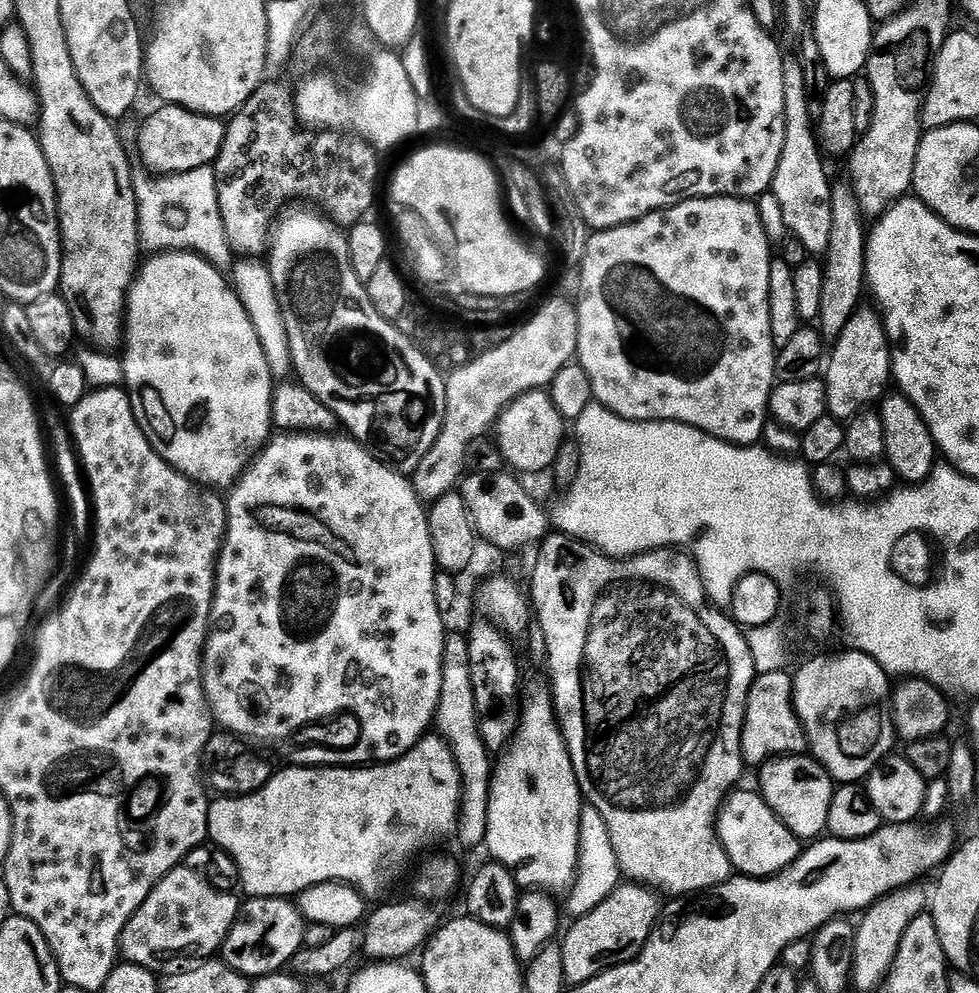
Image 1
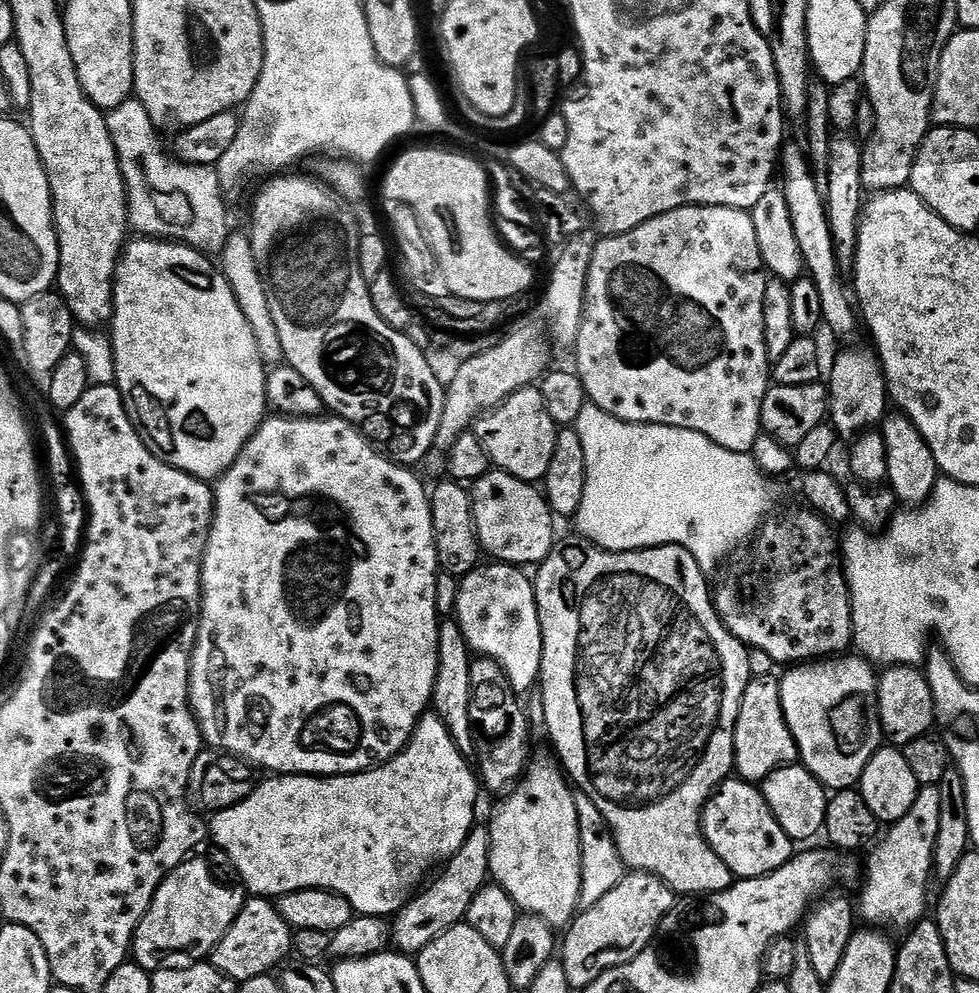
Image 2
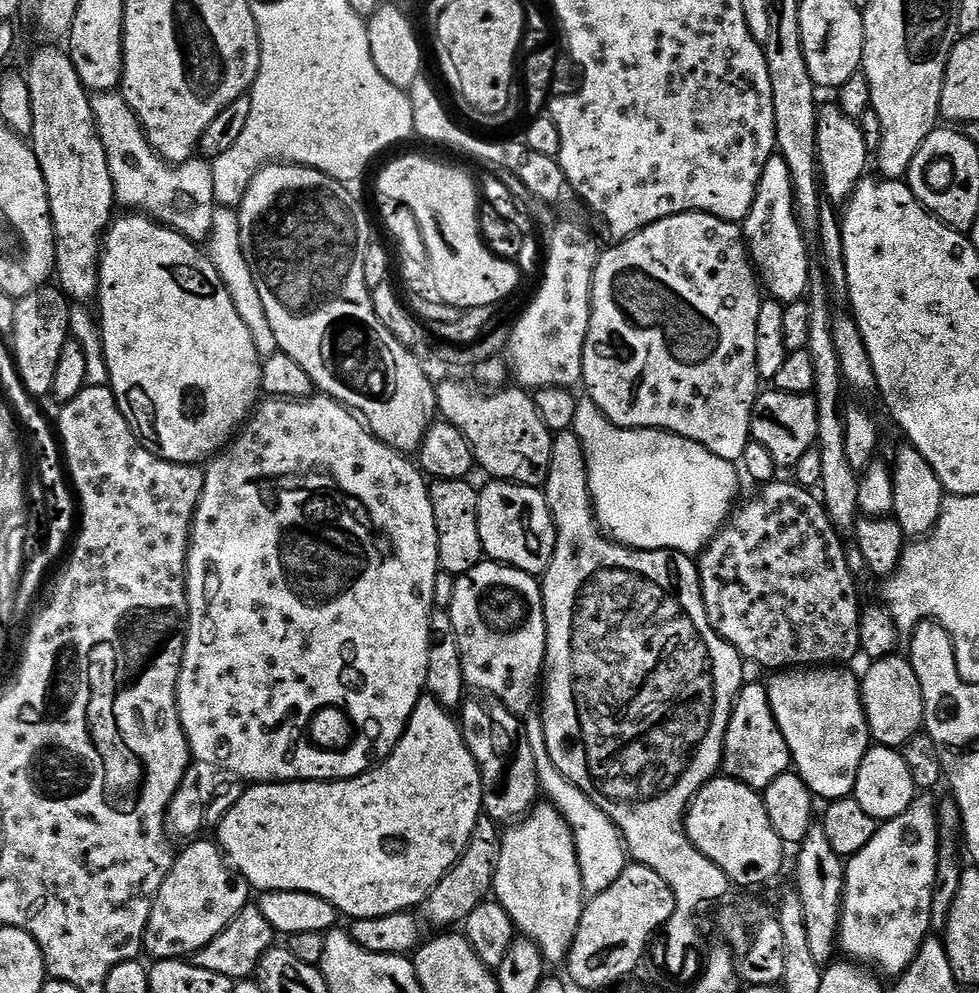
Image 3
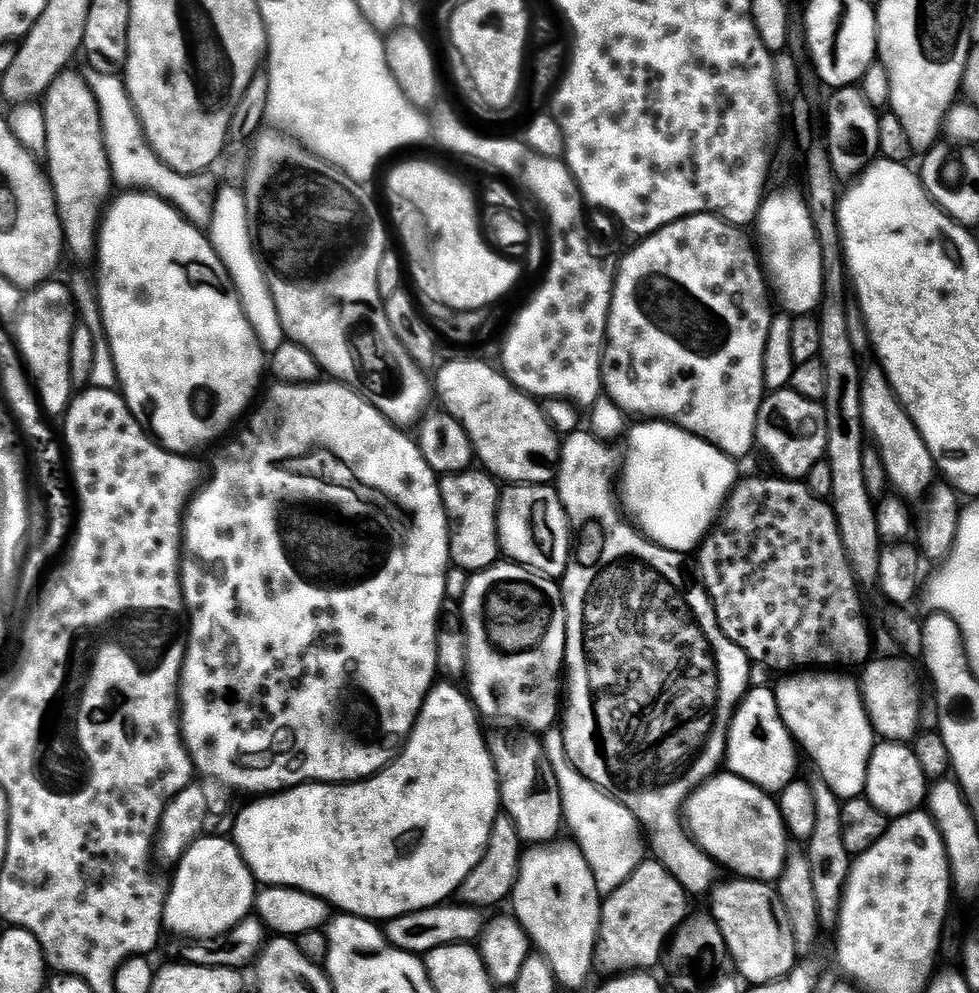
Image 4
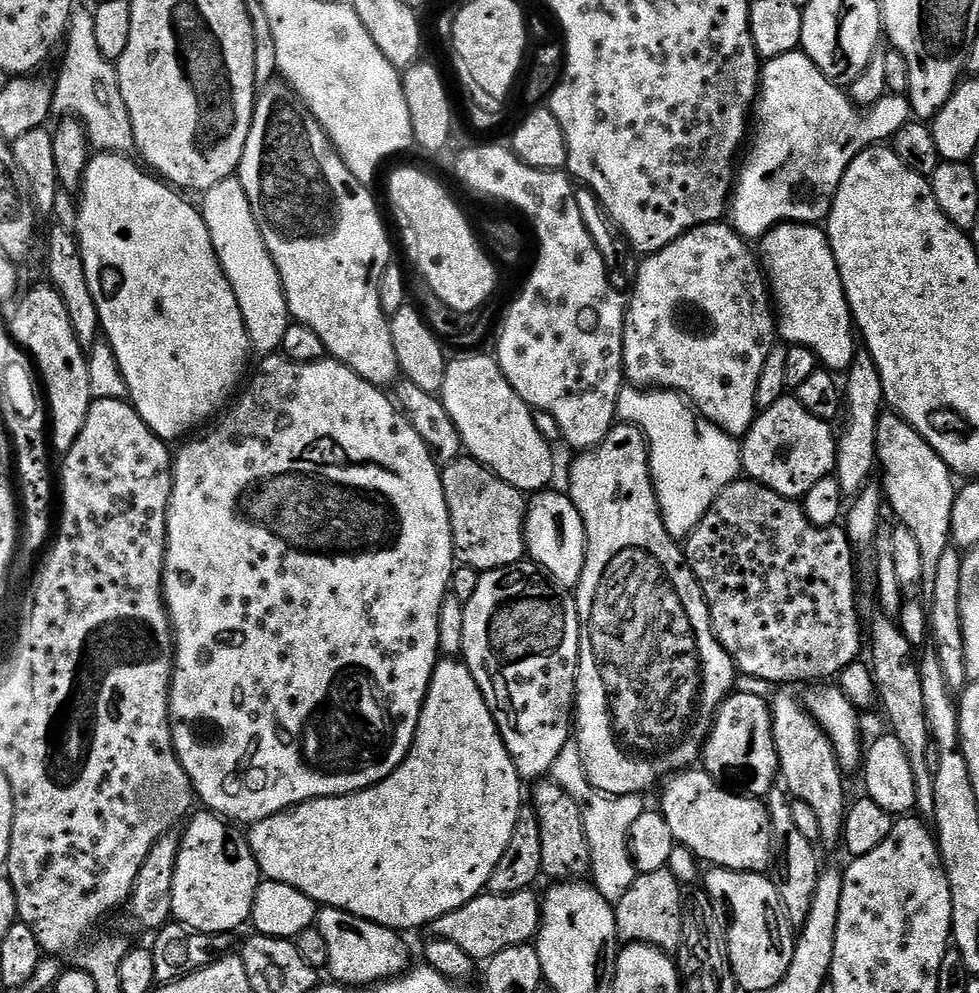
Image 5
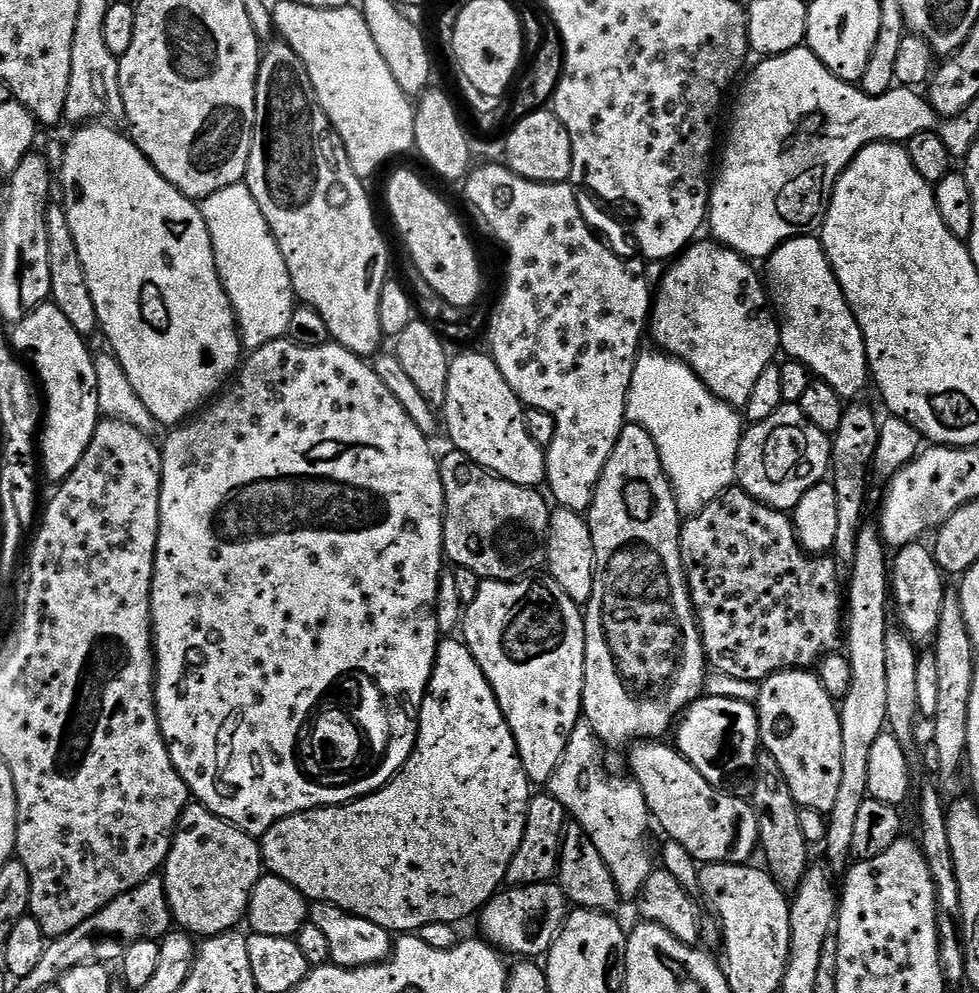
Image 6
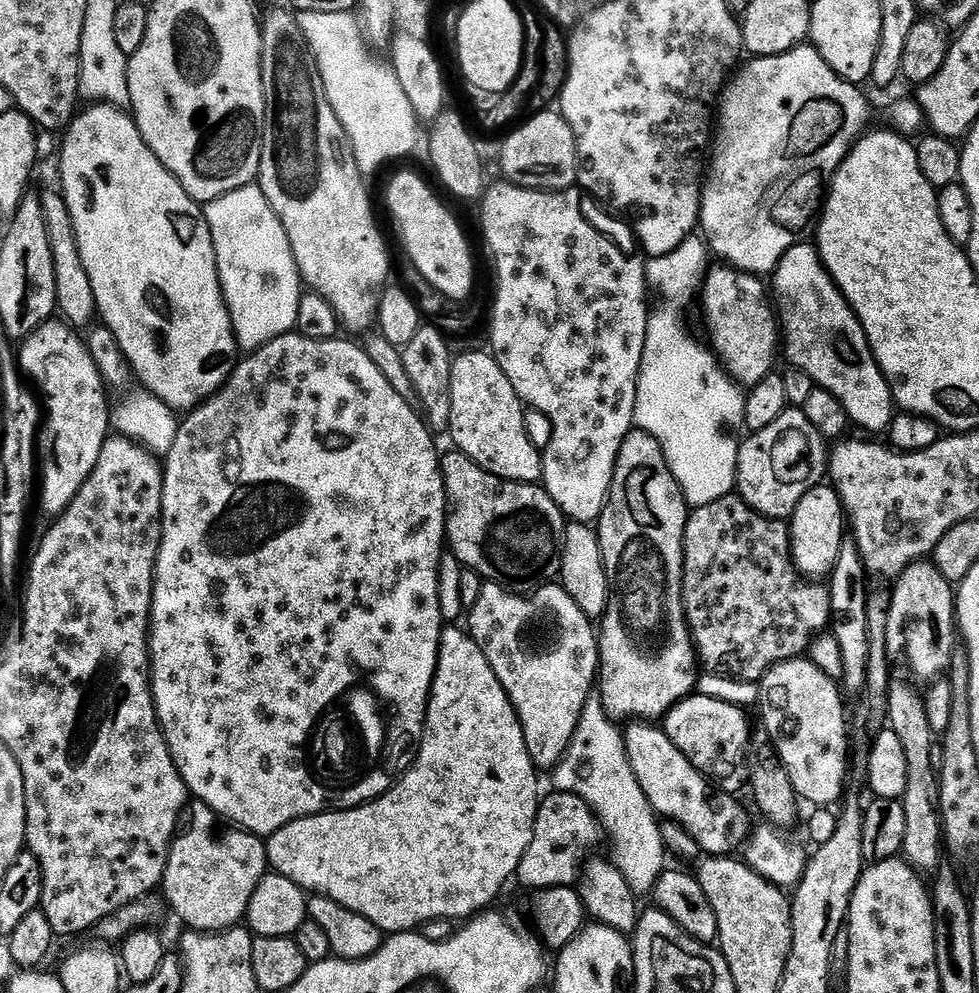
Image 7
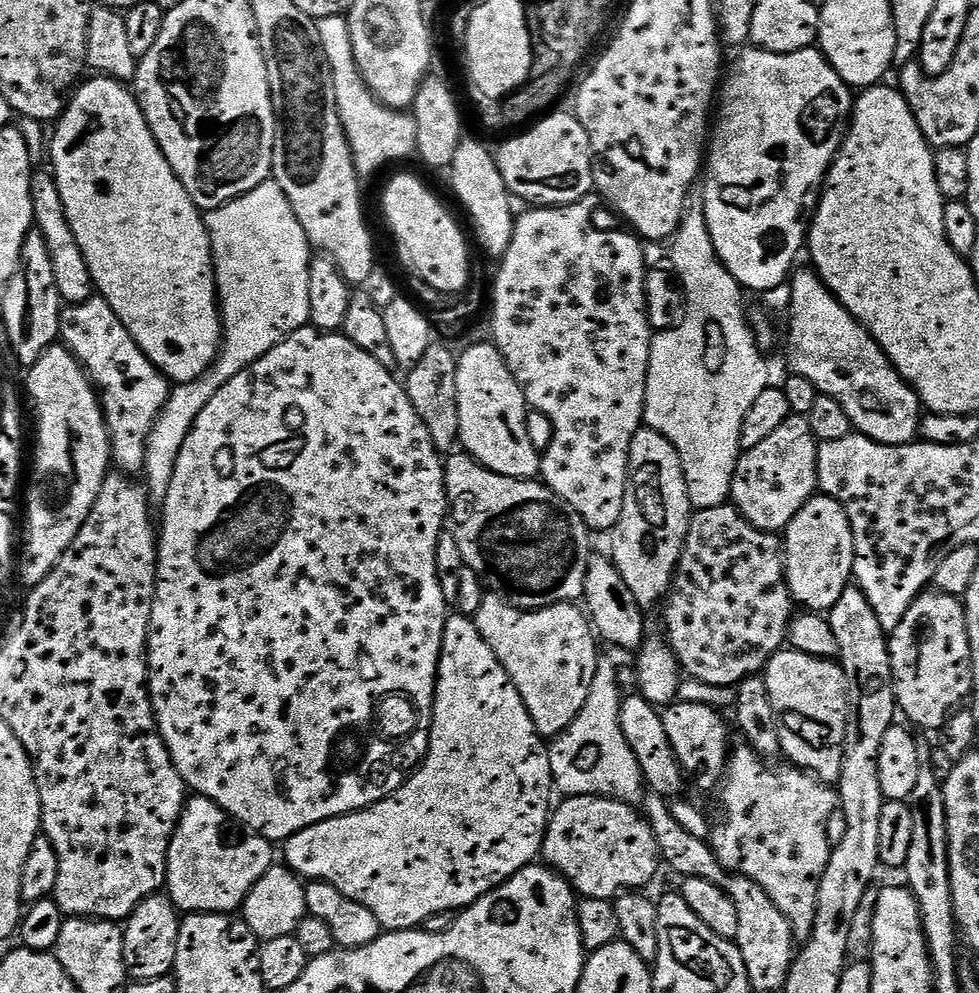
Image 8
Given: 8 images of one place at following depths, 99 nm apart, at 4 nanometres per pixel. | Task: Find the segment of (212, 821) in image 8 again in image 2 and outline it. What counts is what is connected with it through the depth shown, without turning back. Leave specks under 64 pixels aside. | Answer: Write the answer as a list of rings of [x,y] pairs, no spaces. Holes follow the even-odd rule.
[[[189,858],[177,866],[173,872],[164,877],[164,881],[158,886],[156,897],[144,916],[139,927],[136,928],[136,939],[134,941],[134,960],[141,968],[151,974],[157,971],[158,966],[165,961],[172,962],[175,956],[181,956],[181,961],[200,962],[211,957],[212,951],[218,946],[218,942],[230,930],[235,922],[236,916],[244,907],[245,897],[240,897],[232,888],[219,884],[212,877],[212,868],[204,860]]]

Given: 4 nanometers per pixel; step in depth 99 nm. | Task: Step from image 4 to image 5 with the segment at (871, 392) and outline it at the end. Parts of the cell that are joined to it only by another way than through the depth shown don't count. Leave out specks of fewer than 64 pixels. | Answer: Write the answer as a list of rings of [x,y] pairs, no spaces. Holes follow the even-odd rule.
[[[891,410],[885,411],[878,422],[876,458],[882,472],[884,468],[885,491],[883,490],[883,493],[886,495],[887,507],[892,507],[893,514],[900,519],[897,521],[906,530],[910,530],[910,534],[914,534],[919,556],[922,558],[922,578],[918,588],[919,591],[924,591],[925,597],[930,598],[934,594],[934,574],[938,571],[938,562],[942,562],[942,554],[950,547],[952,511],[954,510],[954,502],[958,491],[954,473],[952,469],[946,466],[944,459],[918,434],[918,430],[914,430],[905,420]]]

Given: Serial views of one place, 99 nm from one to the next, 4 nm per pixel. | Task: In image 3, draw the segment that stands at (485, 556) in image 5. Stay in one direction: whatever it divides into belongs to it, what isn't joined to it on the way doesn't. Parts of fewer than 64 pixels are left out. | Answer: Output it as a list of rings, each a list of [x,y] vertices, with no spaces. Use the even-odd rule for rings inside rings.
[[[437,479],[431,485],[432,505],[440,535],[440,566],[452,576],[464,576],[485,559],[480,533],[480,493],[468,480]]]

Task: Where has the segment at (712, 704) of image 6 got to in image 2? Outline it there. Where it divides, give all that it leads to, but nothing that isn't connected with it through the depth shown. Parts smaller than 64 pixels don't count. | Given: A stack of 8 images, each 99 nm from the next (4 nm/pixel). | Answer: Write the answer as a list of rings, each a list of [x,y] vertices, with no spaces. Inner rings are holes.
[[[753,678],[744,691],[740,717],[736,723],[736,766],[739,779],[759,785],[768,776],[800,760],[800,751],[794,734],[786,722],[780,697],[780,681],[776,678]]]

